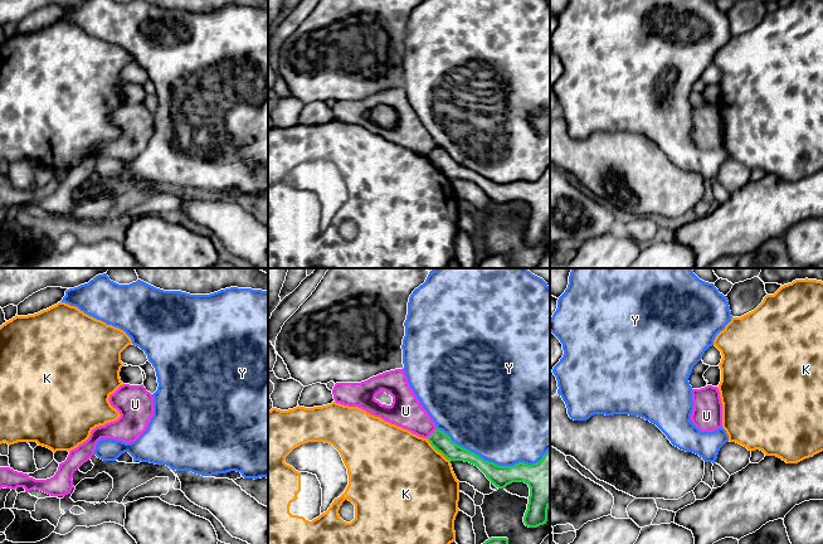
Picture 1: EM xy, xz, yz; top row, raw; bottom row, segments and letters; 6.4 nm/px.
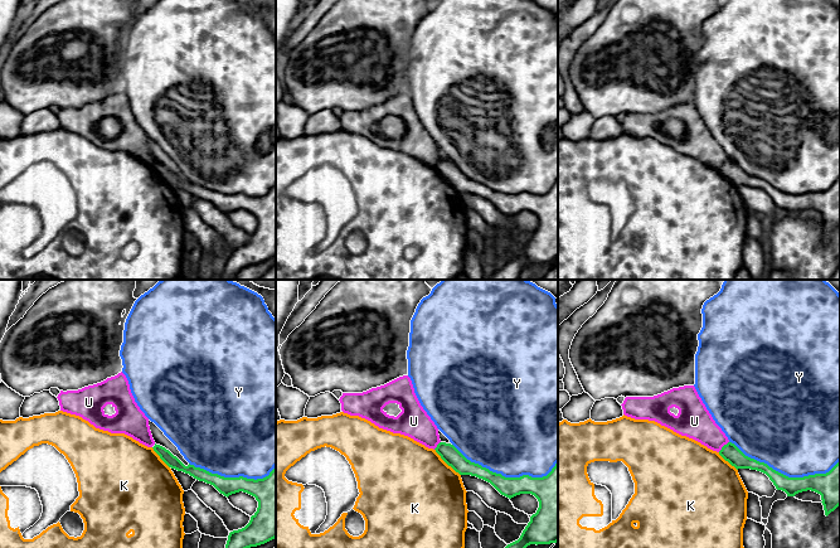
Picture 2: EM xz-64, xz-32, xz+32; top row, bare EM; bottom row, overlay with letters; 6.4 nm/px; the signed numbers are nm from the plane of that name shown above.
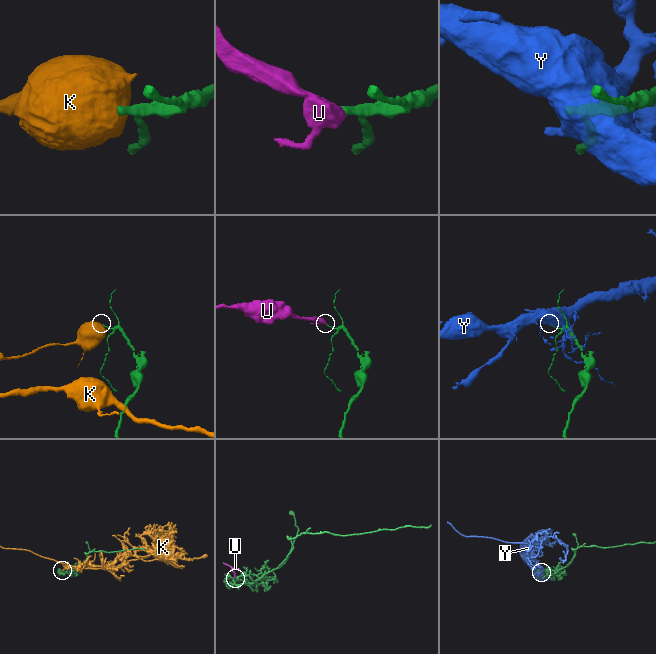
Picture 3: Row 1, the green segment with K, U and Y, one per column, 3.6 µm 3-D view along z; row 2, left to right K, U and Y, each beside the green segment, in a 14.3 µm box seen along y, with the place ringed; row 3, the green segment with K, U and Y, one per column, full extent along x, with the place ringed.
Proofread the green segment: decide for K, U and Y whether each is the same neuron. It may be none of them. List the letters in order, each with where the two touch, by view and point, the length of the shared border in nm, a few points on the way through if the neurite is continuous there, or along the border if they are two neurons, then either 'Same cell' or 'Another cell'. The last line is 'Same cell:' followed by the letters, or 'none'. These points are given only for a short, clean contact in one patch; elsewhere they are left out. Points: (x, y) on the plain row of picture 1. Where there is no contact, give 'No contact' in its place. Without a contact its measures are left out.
K: Touches green at xz (438, 169). Shared border 220 nm. Boundary: xz (427, 156), (449, 179). Another cell
U: Touches green at xz (433, 150). Shared border 90 nm. Boundary: xz (437, 146), (427, 155). Another cell
Y: Touches green at xz (492, 180). Shared border 750 nm. Another cell
Same cell: none

